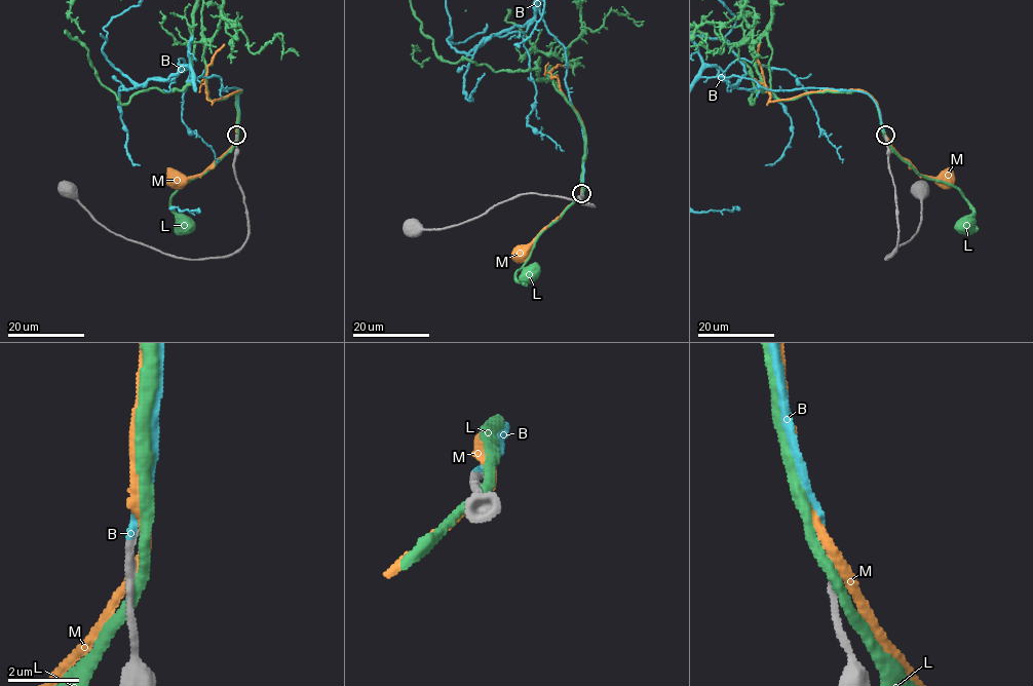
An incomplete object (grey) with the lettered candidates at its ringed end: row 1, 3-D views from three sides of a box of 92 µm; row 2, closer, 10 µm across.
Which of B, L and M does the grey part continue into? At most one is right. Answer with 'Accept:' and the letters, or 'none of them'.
Accept: B

